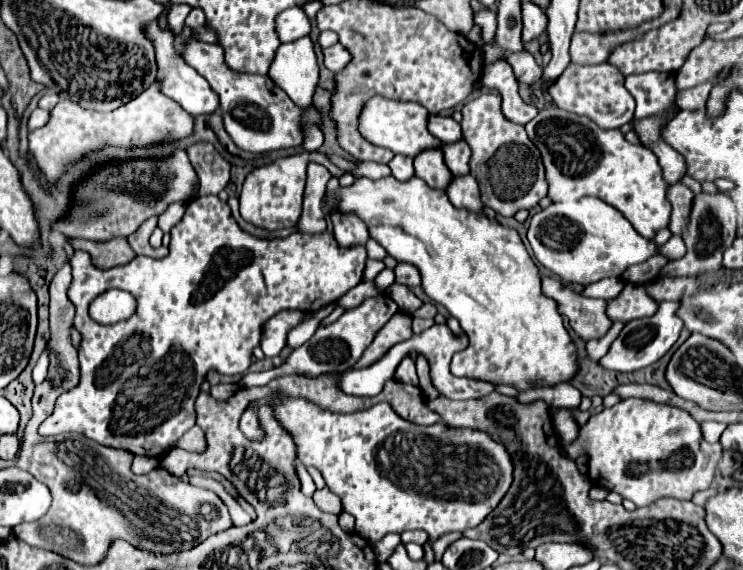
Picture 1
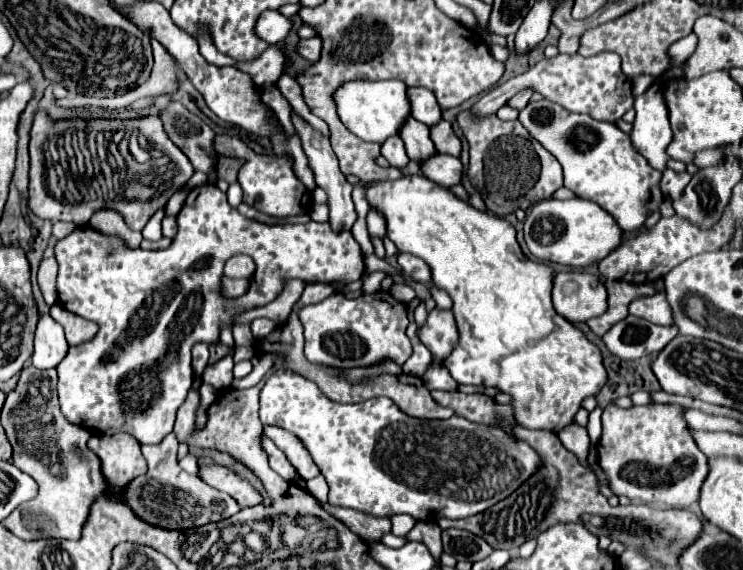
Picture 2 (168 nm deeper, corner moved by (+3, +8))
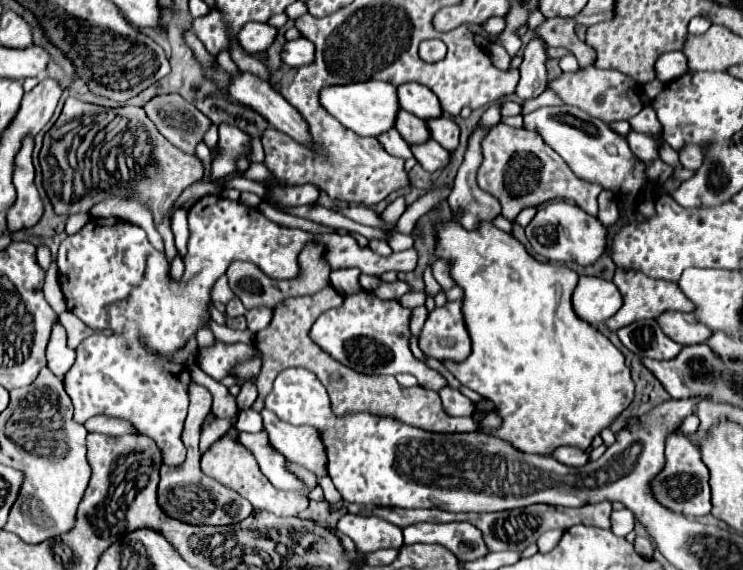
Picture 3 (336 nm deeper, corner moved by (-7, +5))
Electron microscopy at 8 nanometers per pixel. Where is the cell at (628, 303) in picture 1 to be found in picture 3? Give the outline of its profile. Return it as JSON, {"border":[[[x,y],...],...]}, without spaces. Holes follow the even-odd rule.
{"border":[[[667,311],[657,319],[657,323],[661,325],[661,329],[667,337],[675,339],[683,347],[707,343],[707,339],[711,337],[711,329],[703,327],[703,323],[697,323],[693,313]]]}

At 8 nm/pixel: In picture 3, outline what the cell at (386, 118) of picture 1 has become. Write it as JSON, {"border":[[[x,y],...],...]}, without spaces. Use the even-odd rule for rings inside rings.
{"border":[[[365,81],[365,83],[347,83],[347,85],[329,85],[319,93],[321,107],[327,107],[329,115],[333,115],[343,127],[351,129],[361,137],[377,137],[383,131],[391,129],[395,123],[395,115],[399,111],[397,89],[391,83],[383,81]]]}

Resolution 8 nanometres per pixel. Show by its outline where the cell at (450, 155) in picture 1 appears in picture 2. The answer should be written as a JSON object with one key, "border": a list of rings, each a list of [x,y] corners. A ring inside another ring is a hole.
{"border":[[[443,120],[437,126],[433,126],[431,140],[439,154],[449,154],[449,156],[457,156],[457,158],[461,156],[461,140],[457,138],[451,122]]]}

